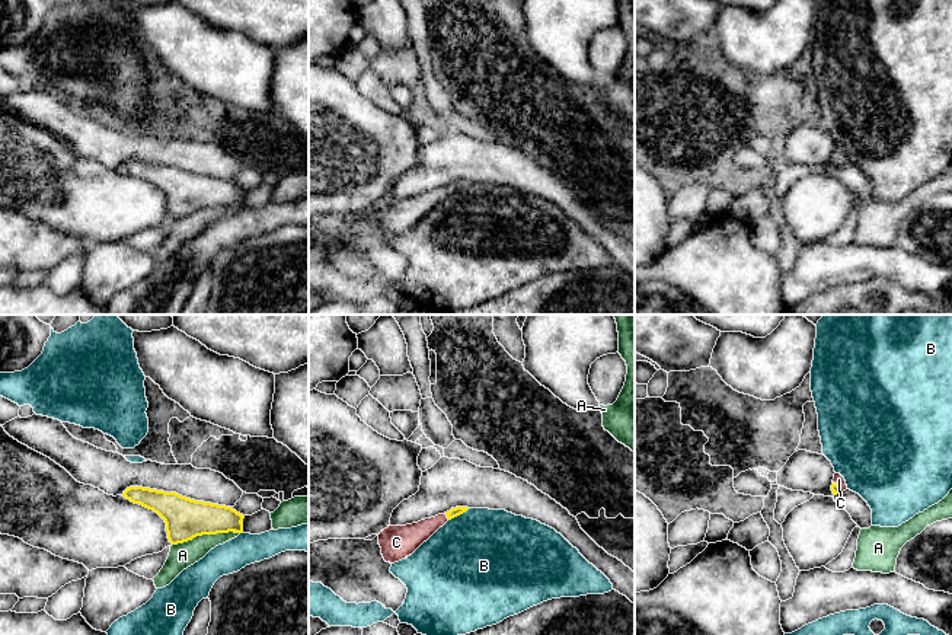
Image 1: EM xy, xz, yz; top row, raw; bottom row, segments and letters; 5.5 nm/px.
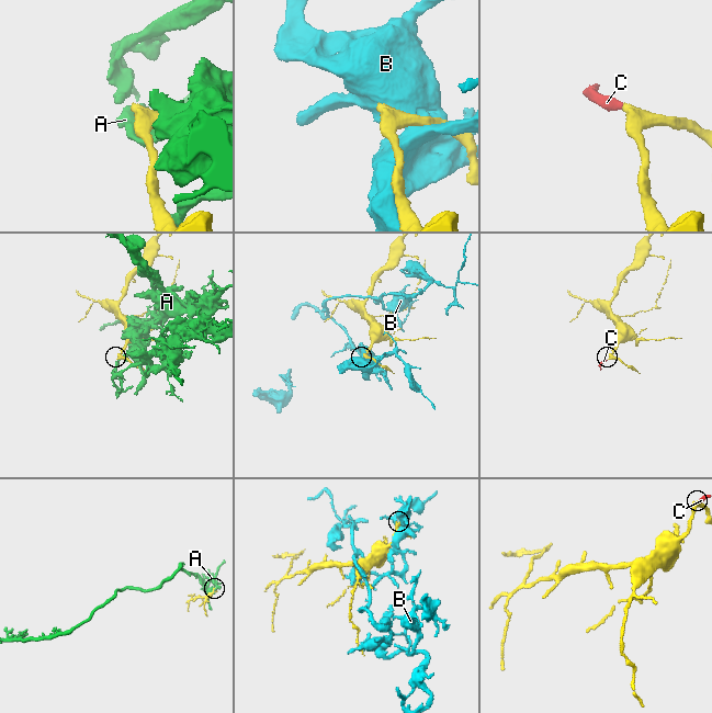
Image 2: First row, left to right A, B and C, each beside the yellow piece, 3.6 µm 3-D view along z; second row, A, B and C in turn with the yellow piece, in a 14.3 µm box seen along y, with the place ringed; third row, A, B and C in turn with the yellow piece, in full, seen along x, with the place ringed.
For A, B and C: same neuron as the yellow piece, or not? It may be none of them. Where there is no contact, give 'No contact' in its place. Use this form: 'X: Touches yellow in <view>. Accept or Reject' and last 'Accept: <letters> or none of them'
A: Touches yellow in xy. Reject
B: Touches yellow in xz. Reject
C: Touches yellow in xz. Accept
Accept: C

